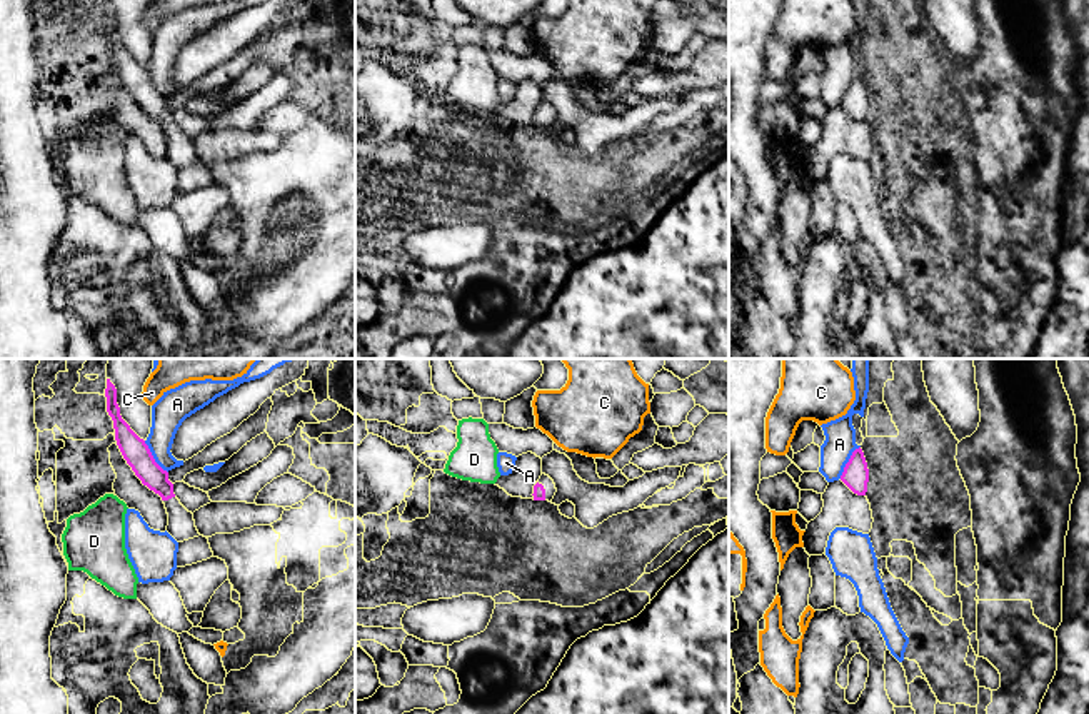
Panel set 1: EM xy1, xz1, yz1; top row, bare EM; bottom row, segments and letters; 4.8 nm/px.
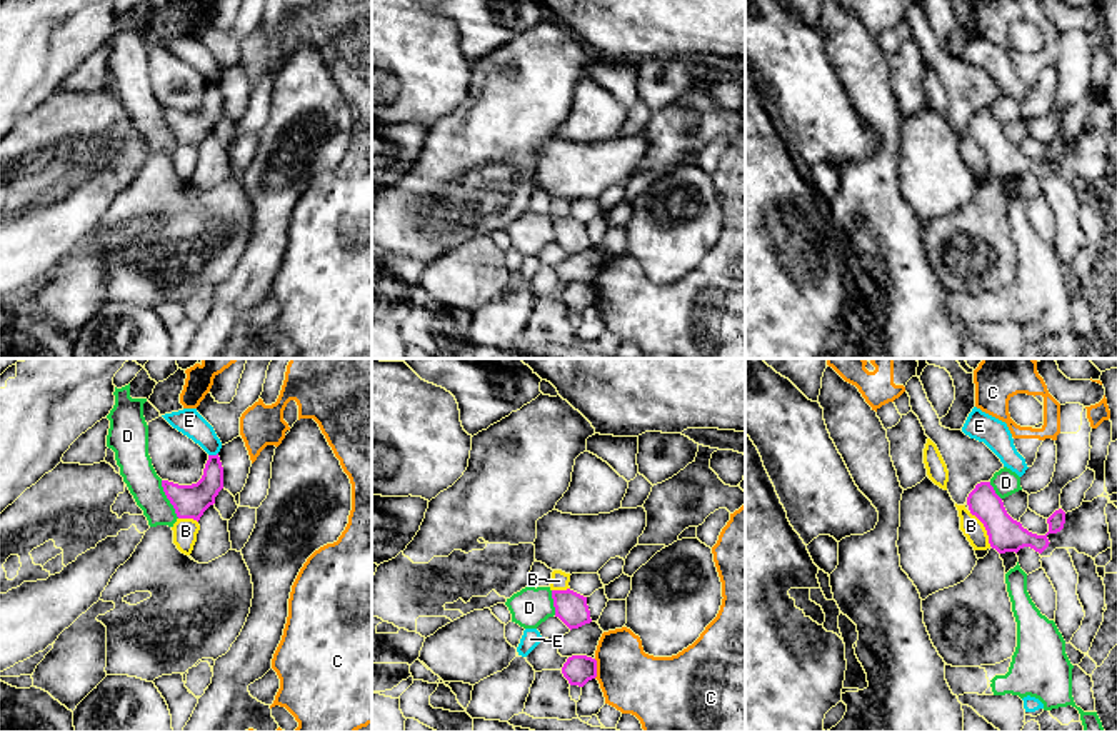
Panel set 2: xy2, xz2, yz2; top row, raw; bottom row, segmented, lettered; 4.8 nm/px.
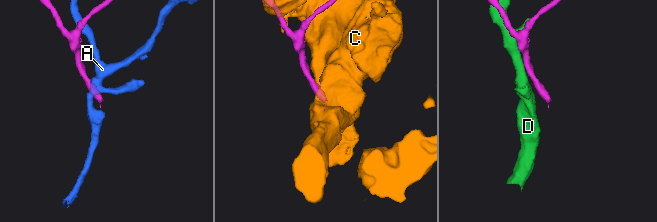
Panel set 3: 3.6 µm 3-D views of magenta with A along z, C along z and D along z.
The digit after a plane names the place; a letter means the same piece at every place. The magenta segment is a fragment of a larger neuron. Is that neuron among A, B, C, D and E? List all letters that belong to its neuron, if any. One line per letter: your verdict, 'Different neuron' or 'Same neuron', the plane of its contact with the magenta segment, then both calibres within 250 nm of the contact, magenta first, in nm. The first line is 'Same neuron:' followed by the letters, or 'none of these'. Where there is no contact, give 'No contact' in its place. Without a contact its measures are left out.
Same neuron: none of these
A: Different neuron. Touches magenta in xy1. Thickness 130 nm (magenta) against 160 nm
B: Different neuron. Touches magenta in yz2. Thickness 160 nm (magenta) against 100 nm
C: Different neuron. Touches magenta in xz2. Thickness 140 nm (magenta) against 300 nm
D: Different neuron. Touches magenta in xy2. Thickness 160 nm (magenta) against 160 nm
E: Different neuron. Touches magenta in xy2. Thickness 160 nm (magenta) against 120 nm

